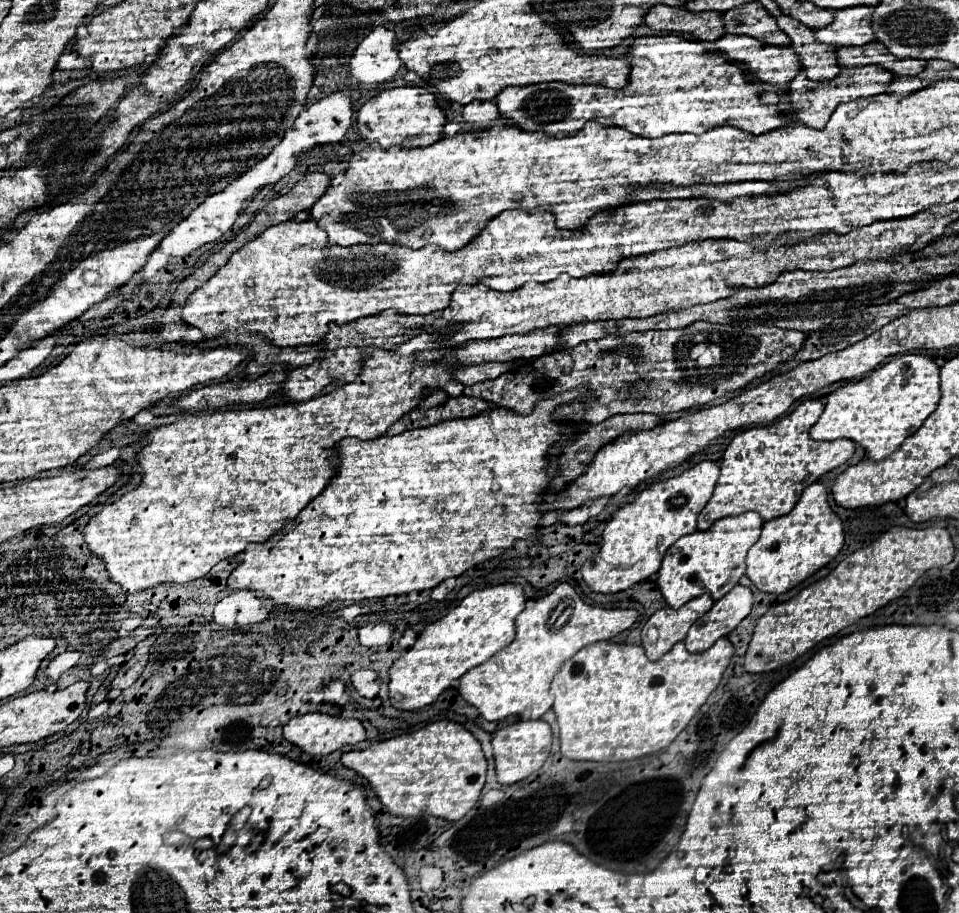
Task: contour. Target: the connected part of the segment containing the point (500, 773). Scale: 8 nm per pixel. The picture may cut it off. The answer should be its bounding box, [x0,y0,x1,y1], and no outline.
[492,720,552,784]

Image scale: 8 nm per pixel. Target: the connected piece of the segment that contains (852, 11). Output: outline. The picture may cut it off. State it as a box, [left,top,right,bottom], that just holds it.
[814,6,874,46]

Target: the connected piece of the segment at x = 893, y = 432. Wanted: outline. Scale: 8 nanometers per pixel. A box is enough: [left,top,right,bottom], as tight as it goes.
[810,354,940,460]

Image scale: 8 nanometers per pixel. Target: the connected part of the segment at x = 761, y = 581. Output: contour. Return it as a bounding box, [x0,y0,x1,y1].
[746,482,842,594]

